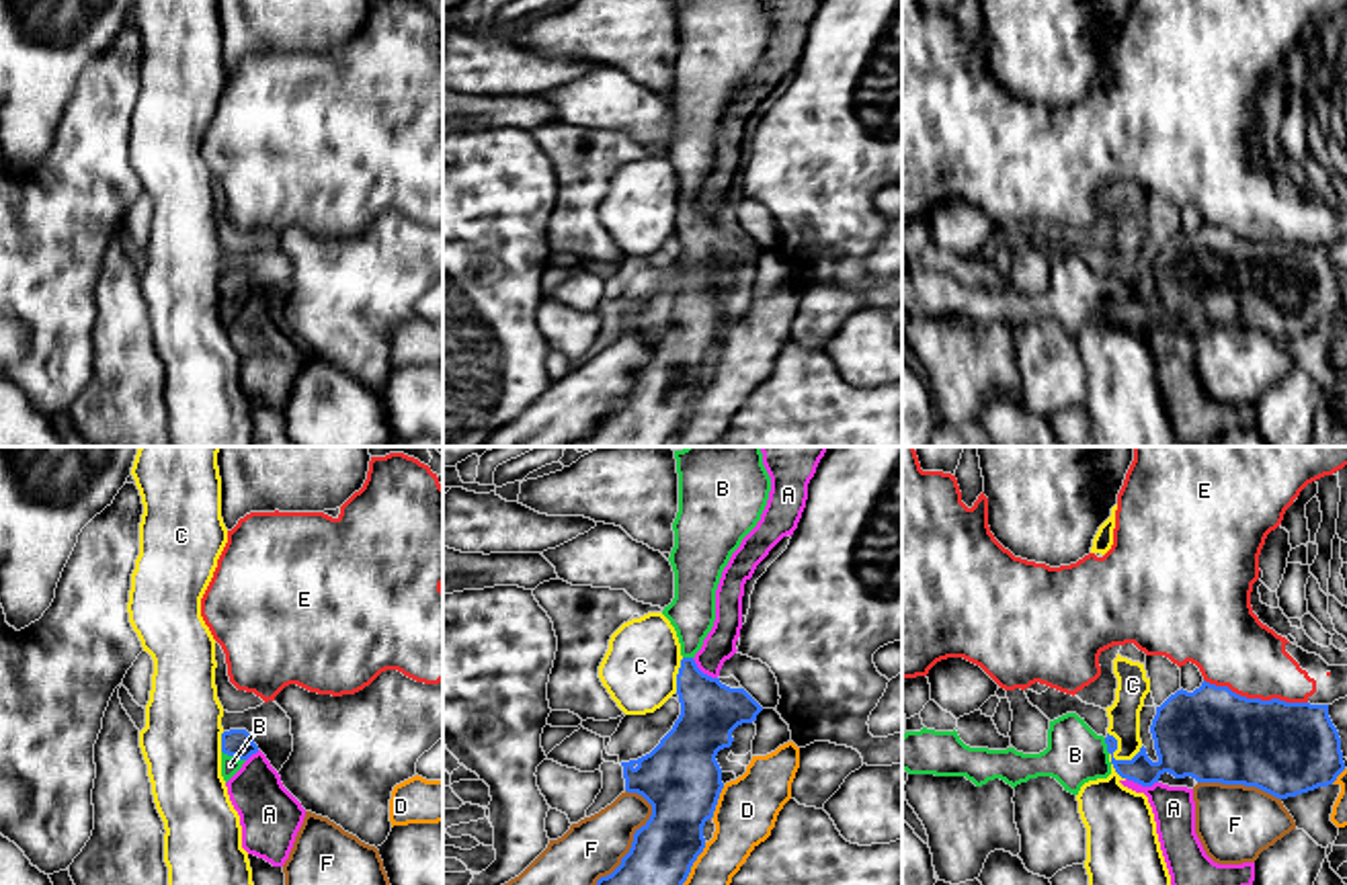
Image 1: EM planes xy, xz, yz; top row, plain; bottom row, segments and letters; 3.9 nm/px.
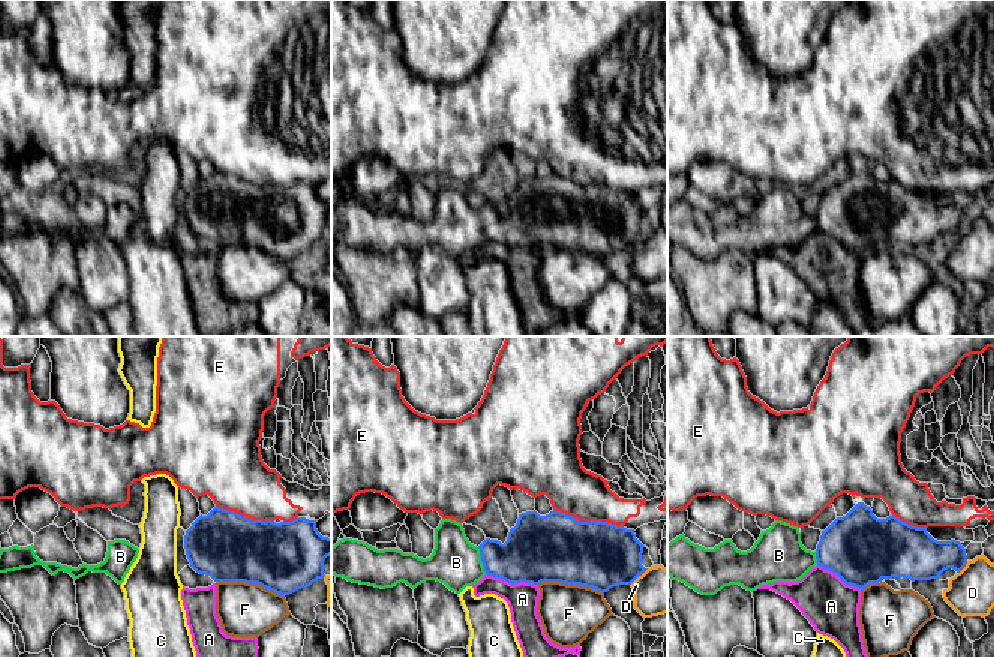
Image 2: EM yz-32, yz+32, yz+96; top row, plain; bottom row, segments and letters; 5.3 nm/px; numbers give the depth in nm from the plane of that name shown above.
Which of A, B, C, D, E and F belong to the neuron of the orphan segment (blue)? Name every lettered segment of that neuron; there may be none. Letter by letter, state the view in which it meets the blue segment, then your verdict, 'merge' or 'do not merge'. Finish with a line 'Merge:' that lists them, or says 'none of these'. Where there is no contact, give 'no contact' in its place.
A: yz | do not merge
B: xy | merge
C: yz | do not merge
D: xz | do not merge
E: yz | do not merge
F: xz | do not merge
Merge: B

